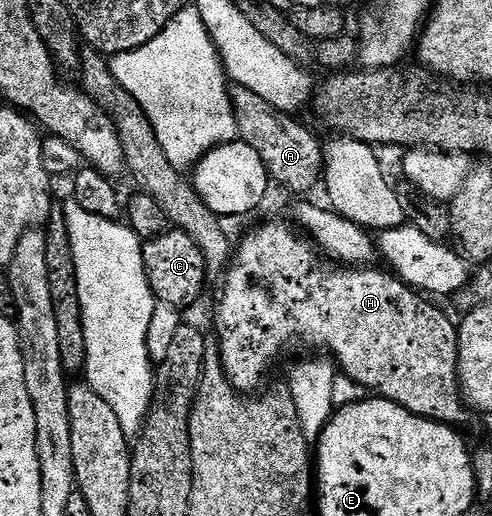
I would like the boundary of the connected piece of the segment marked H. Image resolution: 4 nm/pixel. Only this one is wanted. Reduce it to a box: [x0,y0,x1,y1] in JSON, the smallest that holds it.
[213,221,471,427]

